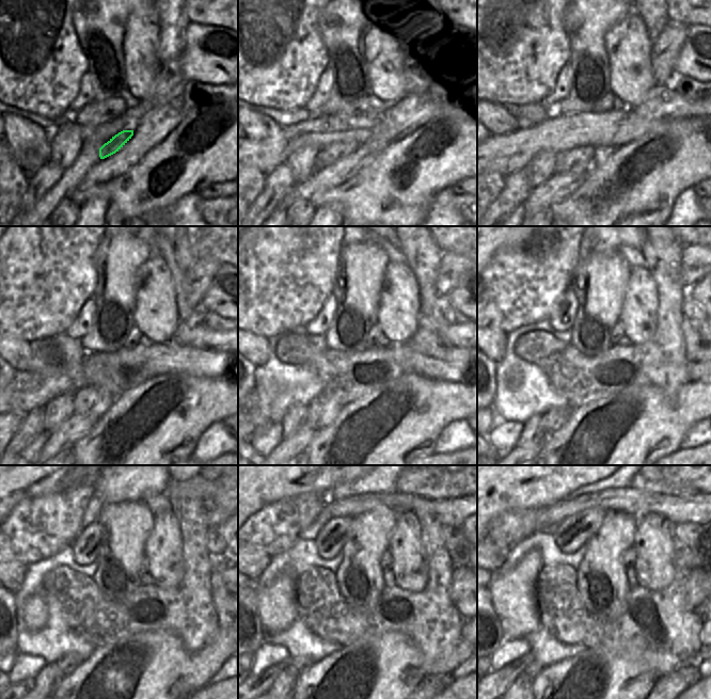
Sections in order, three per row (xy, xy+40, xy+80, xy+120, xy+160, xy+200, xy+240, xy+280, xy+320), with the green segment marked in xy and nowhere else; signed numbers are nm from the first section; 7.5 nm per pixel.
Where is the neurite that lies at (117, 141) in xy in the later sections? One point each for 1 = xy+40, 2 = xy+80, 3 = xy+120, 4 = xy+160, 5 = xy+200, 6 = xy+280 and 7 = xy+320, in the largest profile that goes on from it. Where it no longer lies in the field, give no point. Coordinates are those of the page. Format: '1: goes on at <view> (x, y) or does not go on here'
1: goes on at xy+40 (335, 152)
2: goes on at xy+80 (577, 159)
3: goes on at xy+120 (93, 401)
4: goes on at xy+160 (322, 410)
5: goes on at xy+200 (554, 418)
6: goes on at xy+280 (296, 666)
7: goes on at xy+320 (534, 668)

